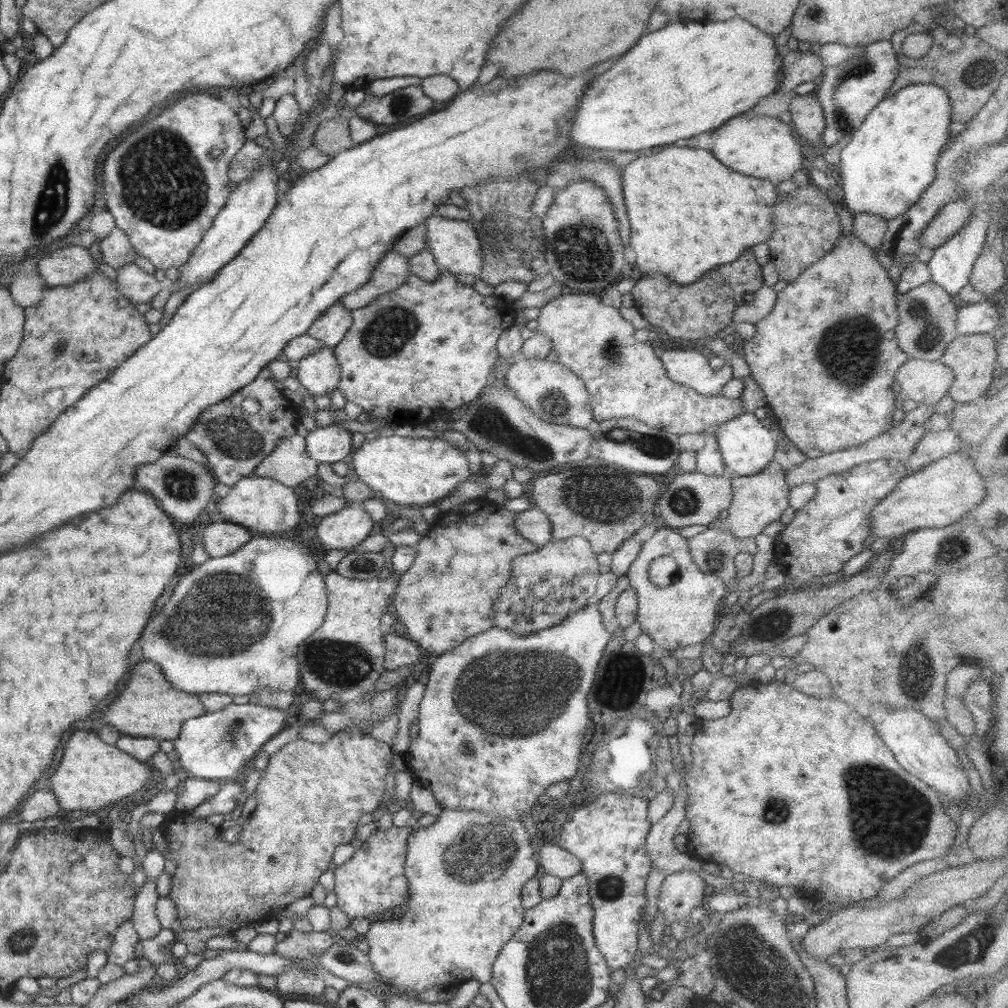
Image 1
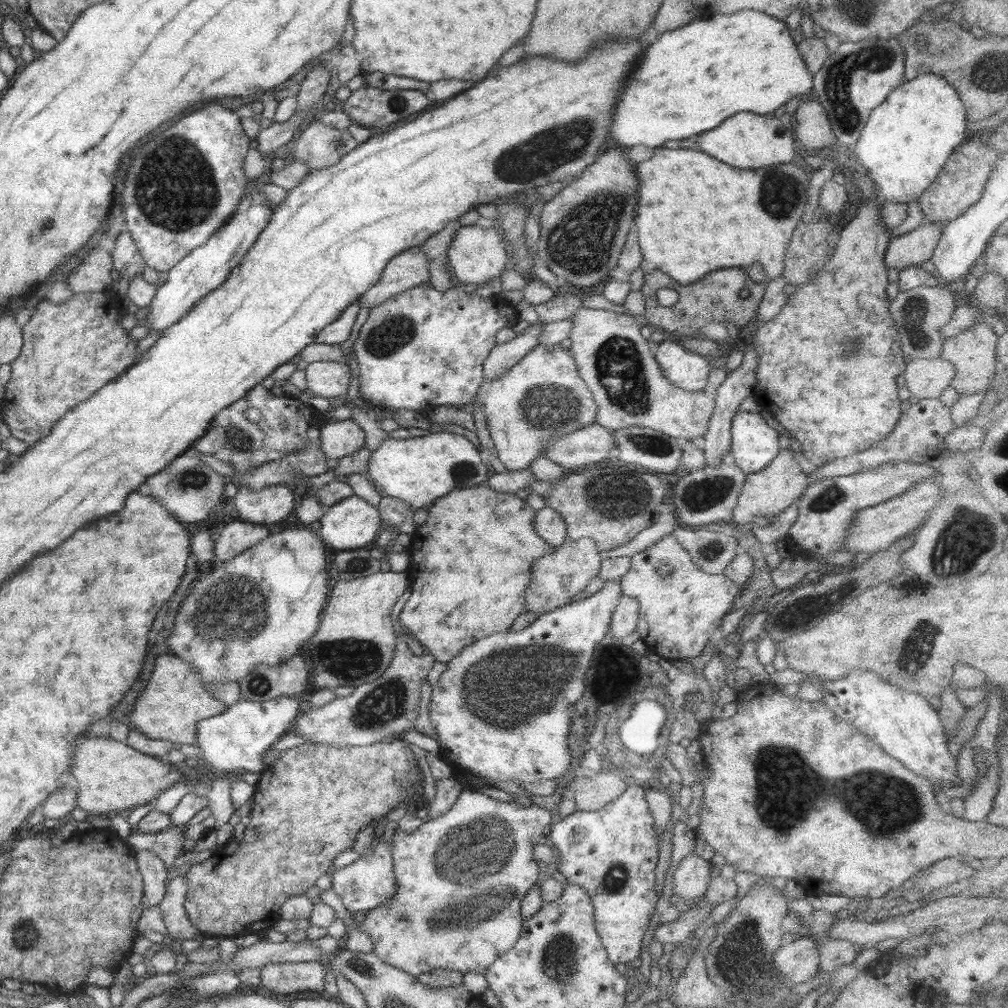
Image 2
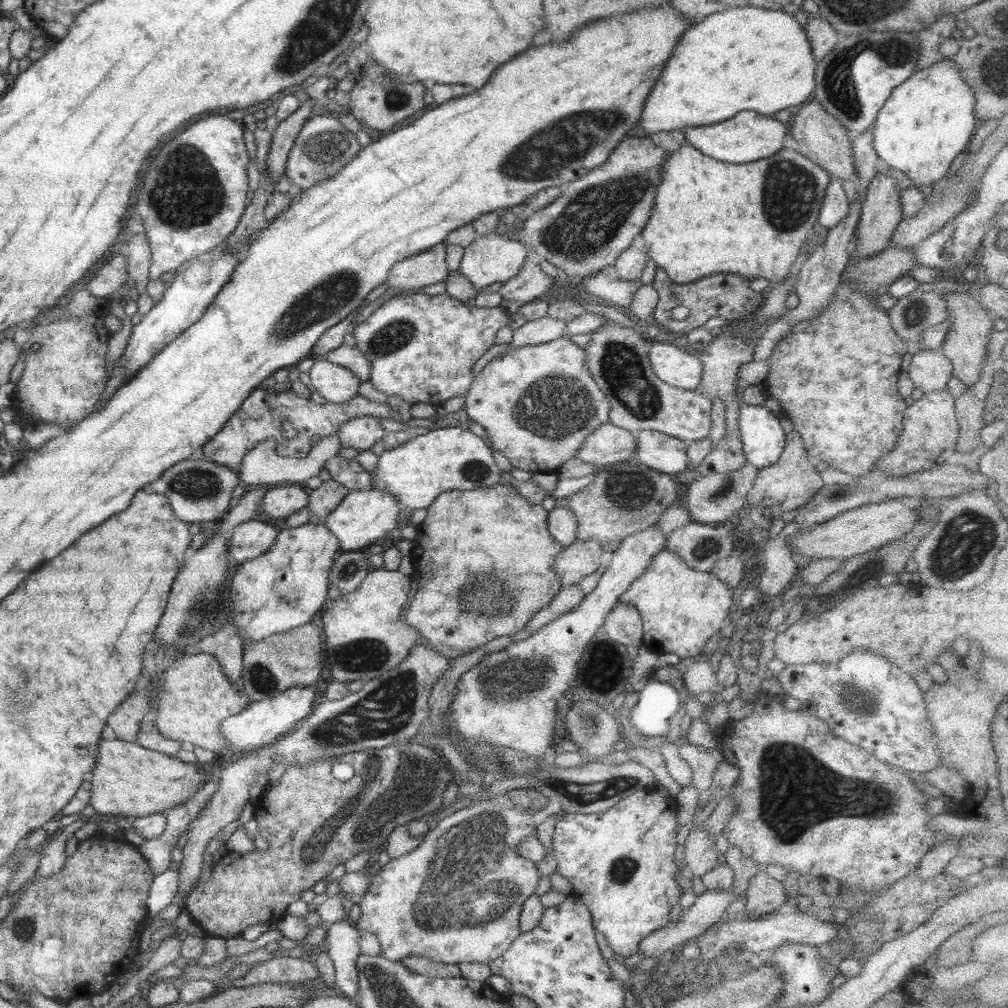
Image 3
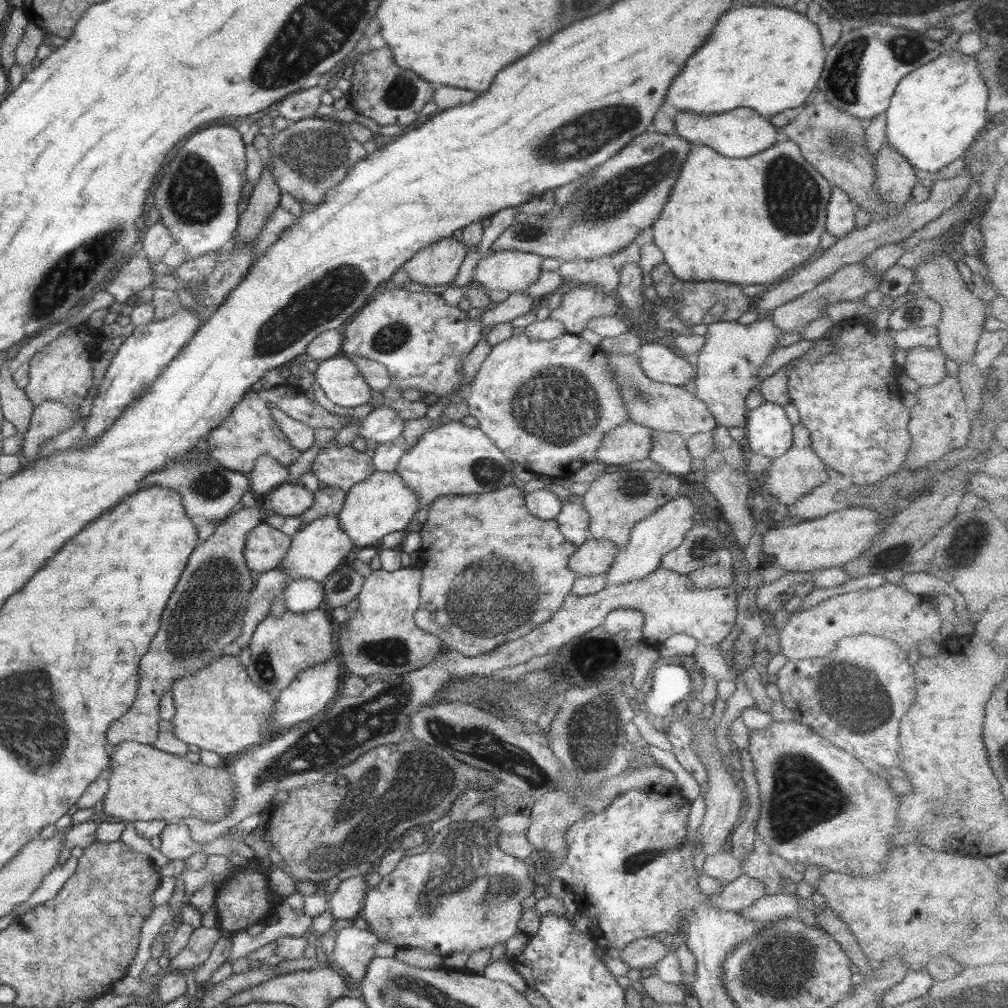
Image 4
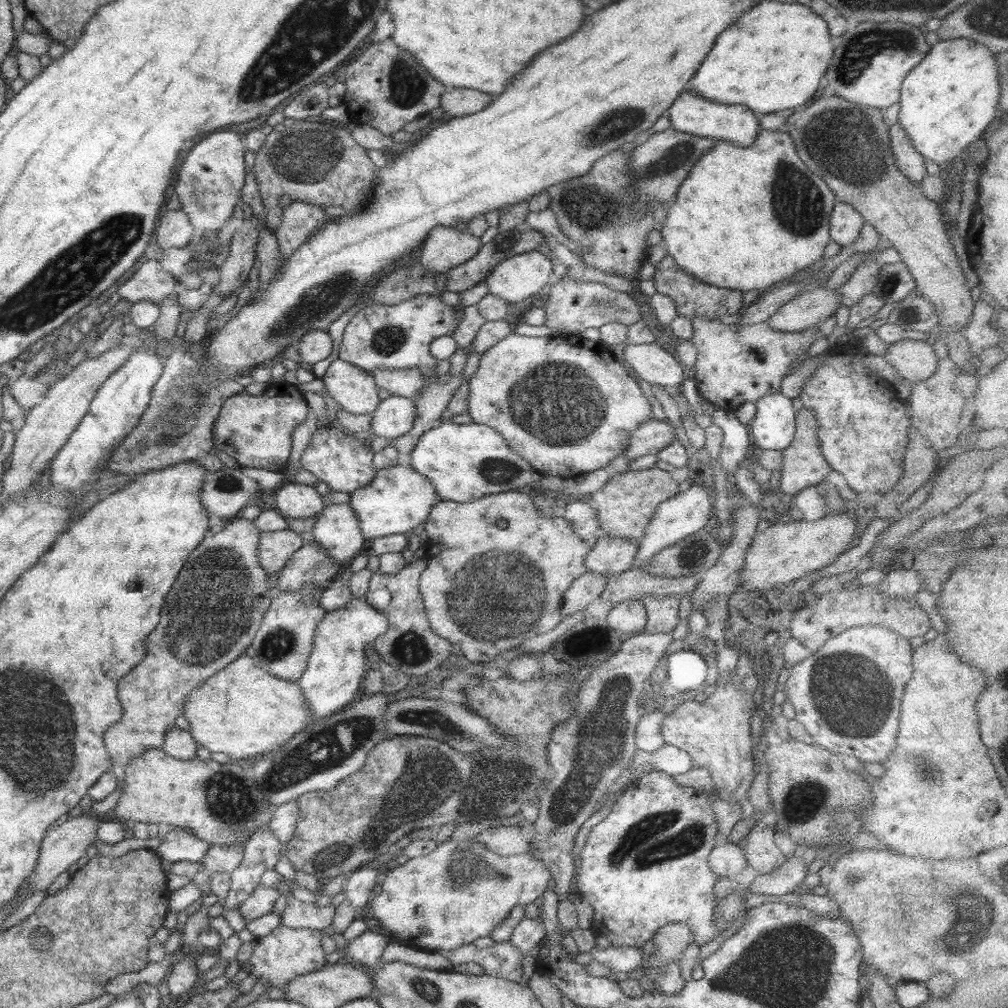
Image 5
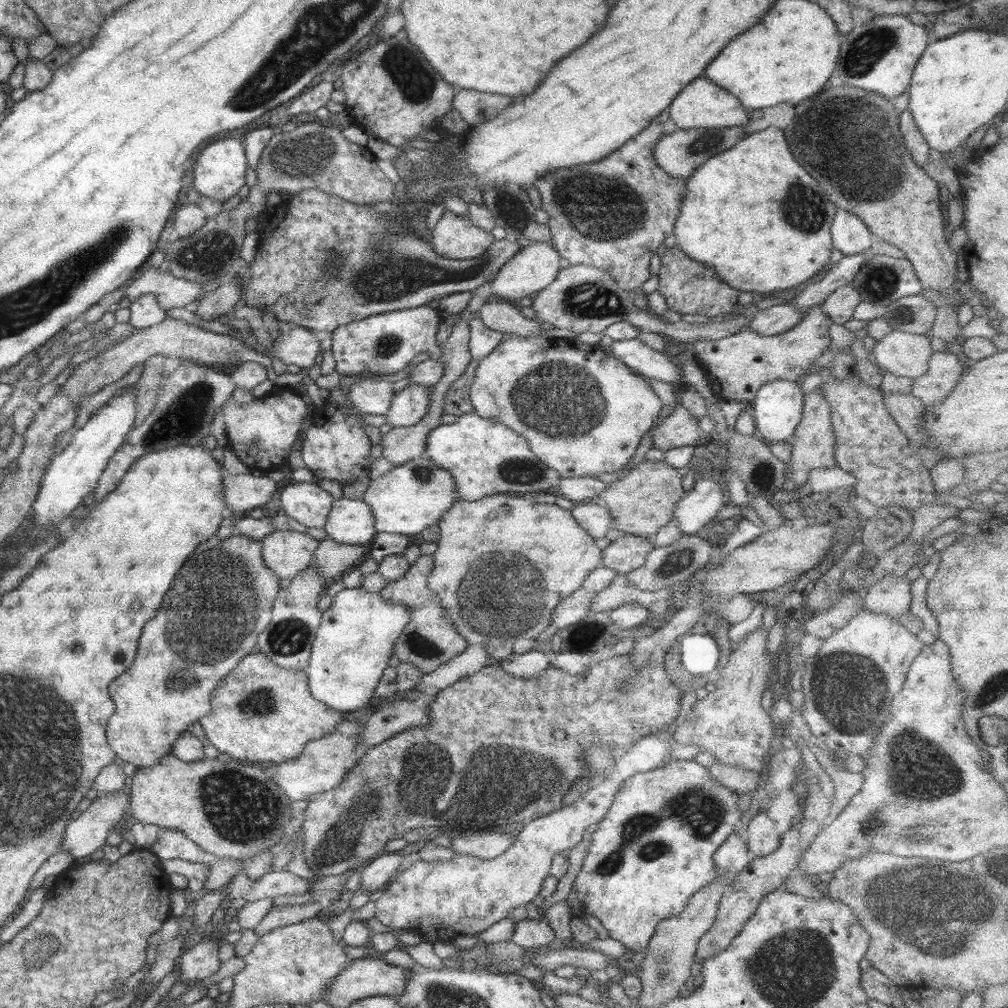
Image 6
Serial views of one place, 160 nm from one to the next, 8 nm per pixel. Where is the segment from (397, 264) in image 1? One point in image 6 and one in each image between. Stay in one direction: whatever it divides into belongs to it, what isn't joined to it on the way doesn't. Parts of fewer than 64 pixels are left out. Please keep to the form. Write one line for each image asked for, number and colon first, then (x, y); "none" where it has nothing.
2: (410, 269)
3: (429, 267)
4: (438, 263)
5: (445, 247)
6: (454, 237)

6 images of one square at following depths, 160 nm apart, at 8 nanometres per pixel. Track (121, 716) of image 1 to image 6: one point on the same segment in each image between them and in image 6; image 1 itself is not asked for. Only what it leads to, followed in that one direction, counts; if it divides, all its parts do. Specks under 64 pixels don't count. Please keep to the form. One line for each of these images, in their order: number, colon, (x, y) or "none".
2: (175, 700)
3: (196, 696)
4: (220, 708)
5: (242, 710)
6: (261, 712)

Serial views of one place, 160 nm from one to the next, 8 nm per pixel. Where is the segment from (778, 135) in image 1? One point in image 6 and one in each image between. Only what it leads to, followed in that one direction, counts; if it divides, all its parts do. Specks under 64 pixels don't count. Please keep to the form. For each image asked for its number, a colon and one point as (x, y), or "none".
2: (744, 140)
3: (748, 136)
4: (741, 132)
5: (690, 113)
6: (701, 104)

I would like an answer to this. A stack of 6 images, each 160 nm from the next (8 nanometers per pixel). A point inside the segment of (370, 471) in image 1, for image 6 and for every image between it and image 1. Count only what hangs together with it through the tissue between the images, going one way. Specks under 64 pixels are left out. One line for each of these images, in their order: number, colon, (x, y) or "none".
2: (418, 471)
3: (415, 473)
4: (454, 459)
5: (463, 461)
6: (484, 457)

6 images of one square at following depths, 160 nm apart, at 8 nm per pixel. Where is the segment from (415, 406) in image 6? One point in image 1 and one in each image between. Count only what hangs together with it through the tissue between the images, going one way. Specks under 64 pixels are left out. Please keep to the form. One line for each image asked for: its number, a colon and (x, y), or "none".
1: (330, 444)
2: (341, 438)
3: (361, 433)
4: (383, 425)
5: (394, 417)

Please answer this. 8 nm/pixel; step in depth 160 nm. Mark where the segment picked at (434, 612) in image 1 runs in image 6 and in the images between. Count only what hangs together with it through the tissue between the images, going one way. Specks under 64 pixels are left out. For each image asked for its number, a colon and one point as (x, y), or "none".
2: (480, 543)
3: (494, 530)
4: (507, 571)
5: (477, 595)
6: (503, 564)

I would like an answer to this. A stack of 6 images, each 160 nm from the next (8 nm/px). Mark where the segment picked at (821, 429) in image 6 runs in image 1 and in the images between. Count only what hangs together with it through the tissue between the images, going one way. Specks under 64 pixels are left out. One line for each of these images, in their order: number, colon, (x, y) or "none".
1: (757, 500)
2: (765, 494)
3: (789, 483)
4: (799, 470)
5: (804, 465)

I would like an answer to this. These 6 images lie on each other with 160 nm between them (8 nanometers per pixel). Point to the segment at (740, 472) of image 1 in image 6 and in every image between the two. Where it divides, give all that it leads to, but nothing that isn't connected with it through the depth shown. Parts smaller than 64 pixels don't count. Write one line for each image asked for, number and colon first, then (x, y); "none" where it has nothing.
2: (755, 444)
3: (763, 440)
4: (769, 433)
5: (773, 428)
6: (777, 409)

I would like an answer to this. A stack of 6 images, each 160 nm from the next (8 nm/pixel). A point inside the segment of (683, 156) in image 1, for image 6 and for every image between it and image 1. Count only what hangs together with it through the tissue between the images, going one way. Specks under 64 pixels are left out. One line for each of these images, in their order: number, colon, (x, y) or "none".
2: (696, 214)
3: (709, 215)
4: (725, 220)
5: (722, 229)
6: (745, 216)

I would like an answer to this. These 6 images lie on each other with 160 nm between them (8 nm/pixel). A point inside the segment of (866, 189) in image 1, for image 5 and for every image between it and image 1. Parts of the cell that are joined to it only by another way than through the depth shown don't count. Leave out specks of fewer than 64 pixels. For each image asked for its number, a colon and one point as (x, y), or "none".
2: (907, 140)
3: (928, 119)
4: (936, 112)
5: (949, 98)

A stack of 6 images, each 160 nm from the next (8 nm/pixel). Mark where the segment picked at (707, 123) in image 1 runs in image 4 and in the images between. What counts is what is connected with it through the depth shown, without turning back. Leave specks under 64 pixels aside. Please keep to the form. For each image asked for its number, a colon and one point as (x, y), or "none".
2: (693, 78)
3: (743, 59)
4: (766, 59)

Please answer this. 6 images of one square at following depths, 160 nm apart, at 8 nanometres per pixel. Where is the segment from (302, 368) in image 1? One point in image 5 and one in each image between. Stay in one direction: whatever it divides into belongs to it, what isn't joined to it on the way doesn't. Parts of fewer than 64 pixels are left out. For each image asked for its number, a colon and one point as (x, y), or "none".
2: (327, 379)
3: (336, 384)
4: (340, 380)
5: (352, 388)

